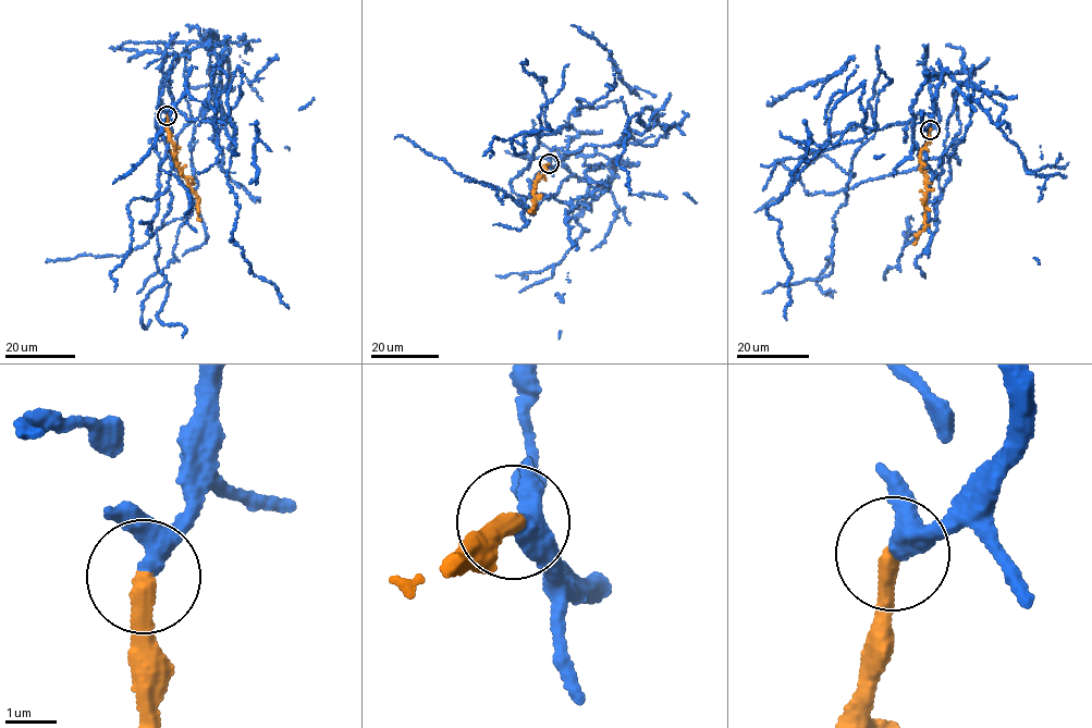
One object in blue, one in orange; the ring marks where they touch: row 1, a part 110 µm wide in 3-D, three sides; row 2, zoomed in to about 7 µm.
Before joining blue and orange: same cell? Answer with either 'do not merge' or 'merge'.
merge

